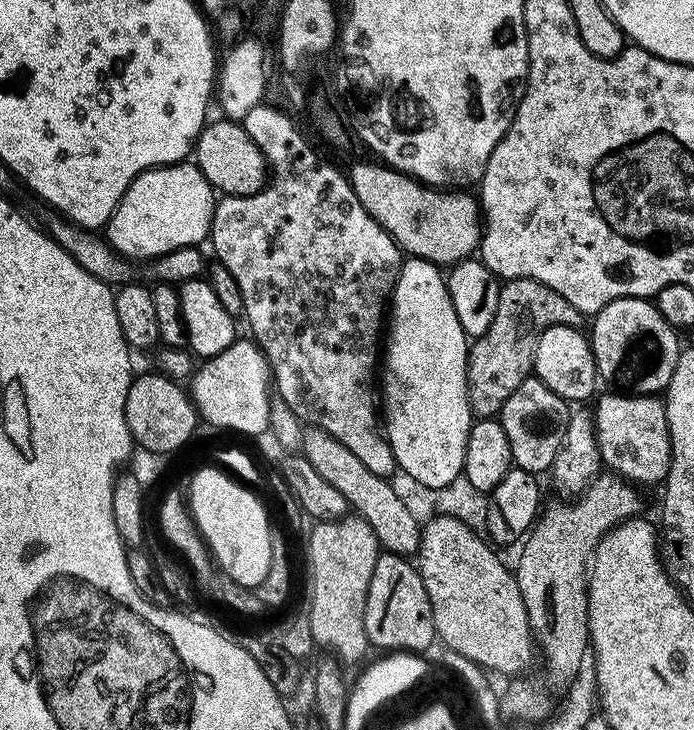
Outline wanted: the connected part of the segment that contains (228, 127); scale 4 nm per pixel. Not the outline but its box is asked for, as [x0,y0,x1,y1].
[194,118,270,196]

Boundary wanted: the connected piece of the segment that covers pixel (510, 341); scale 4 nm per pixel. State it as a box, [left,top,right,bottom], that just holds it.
[468,280,586,418]

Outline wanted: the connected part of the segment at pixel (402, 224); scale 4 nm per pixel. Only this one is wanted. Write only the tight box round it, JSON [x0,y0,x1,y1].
[350,163,482,266]

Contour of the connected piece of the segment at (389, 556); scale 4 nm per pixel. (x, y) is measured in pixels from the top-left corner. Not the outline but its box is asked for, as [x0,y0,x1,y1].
[364,552,437,654]

